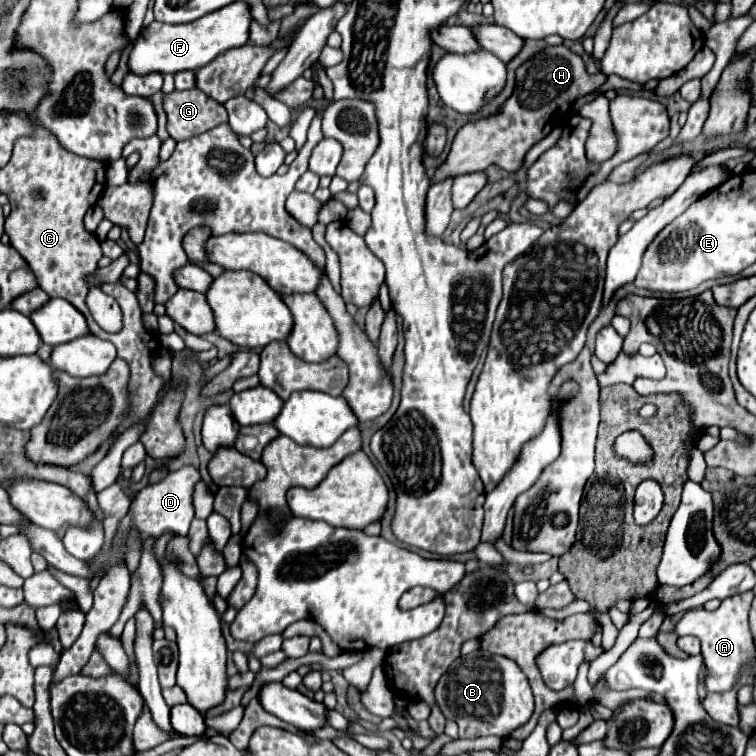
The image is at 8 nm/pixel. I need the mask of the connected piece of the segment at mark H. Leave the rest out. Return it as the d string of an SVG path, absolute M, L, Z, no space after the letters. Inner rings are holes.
M566 45L542 49L516 69L514 93L496 115L470 121L456 133L452 141L452 151L446 163L436 169L432 183L438 183L438 179L446 179L446 175L458 177L474 171L484 171L490 165L498 165L510 173L518 171L524 163L526 153L554 129L558 109L560 113L568 111L572 107L572 101L596 91L604 81L604 73L588 75L584 69L584 61Z

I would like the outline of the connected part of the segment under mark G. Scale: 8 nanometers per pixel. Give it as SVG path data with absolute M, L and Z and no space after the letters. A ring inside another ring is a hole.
M198 89L172 91L162 97L168 117L166 129L174 141L184 141L222 123L228 123L224 105L216 103Z

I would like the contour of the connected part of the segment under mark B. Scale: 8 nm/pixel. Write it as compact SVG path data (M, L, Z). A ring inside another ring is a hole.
M482 651L458 657L438 681L434 699L442 715L458 723L460 739L484 735L504 739L516 731L520 723L526 723L534 711L534 697L520 667L506 657L488 655Z

